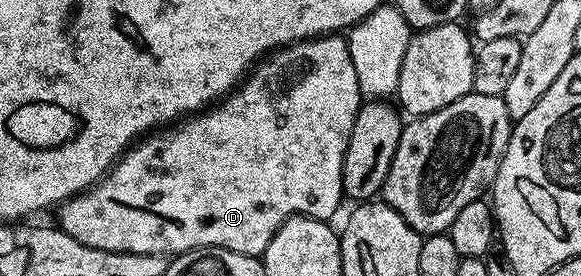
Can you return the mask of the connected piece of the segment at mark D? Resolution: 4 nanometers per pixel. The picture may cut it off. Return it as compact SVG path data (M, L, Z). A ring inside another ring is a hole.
M331 33L299 39L296 43L269 52L243 78L240 86L221 101L137 140L93 187L83 191L81 195L73 195L61 204L57 212L57 226L61 227L64 233L68 233L68 237L76 237L76 241L92 249L108 249L116 253L156 253L170 257L175 253L192 251L195 247L223 247L236 253L260 257L266 251L268 241L272 241L285 219L290 219L293 215L306 215L310 219L329 221L332 213L343 206L344 153L348 149L348 137L352 133L352 125L363 102L364 96L356 81L356 68L352 66L350 50L341 34Z

